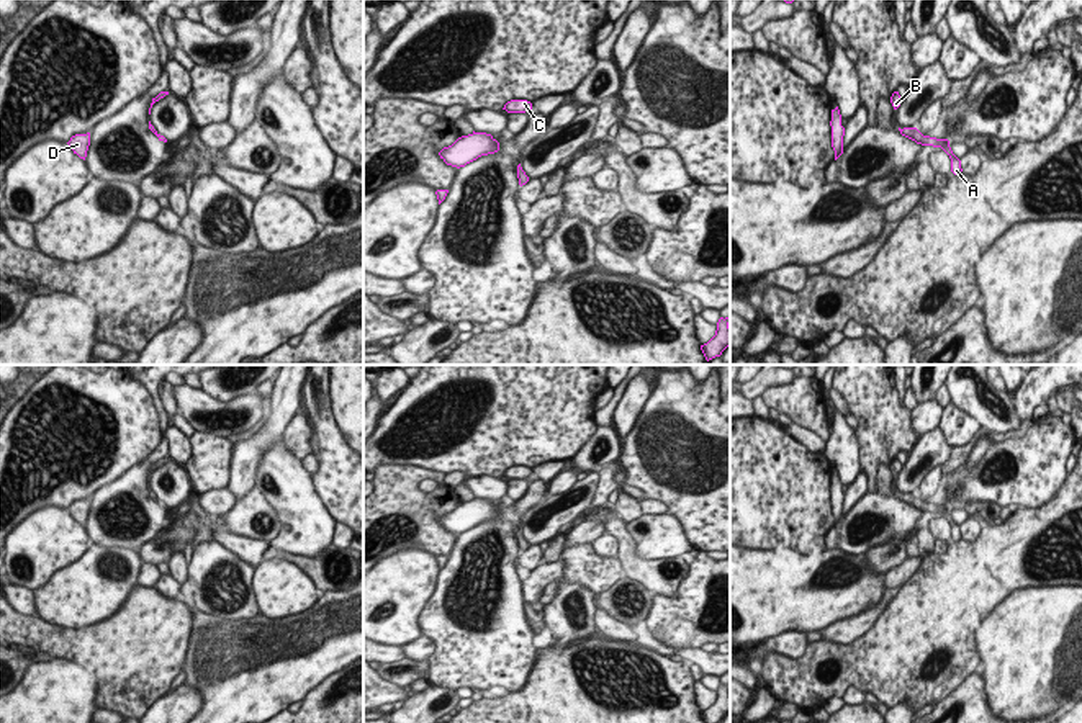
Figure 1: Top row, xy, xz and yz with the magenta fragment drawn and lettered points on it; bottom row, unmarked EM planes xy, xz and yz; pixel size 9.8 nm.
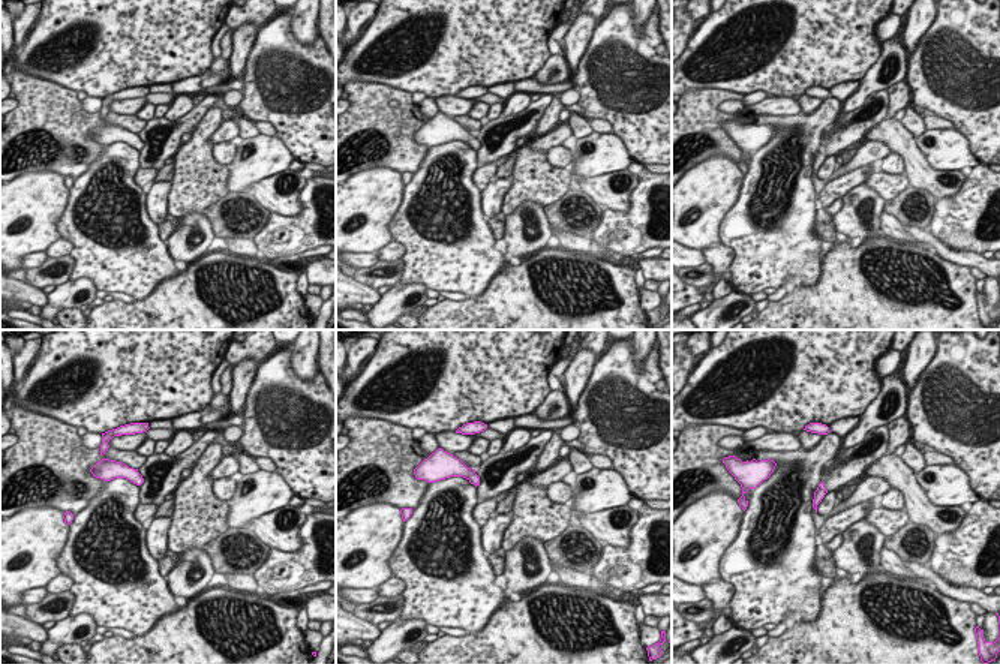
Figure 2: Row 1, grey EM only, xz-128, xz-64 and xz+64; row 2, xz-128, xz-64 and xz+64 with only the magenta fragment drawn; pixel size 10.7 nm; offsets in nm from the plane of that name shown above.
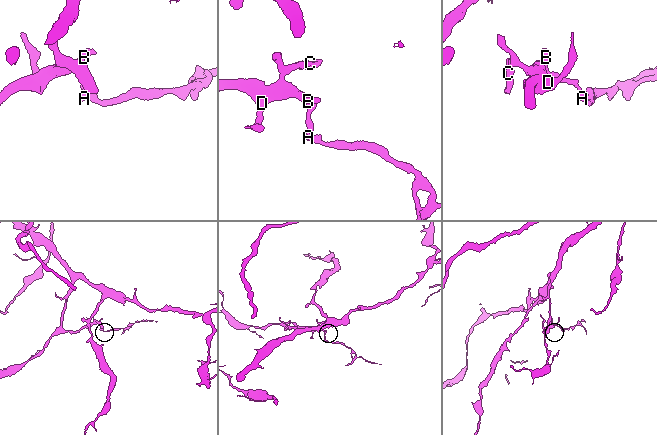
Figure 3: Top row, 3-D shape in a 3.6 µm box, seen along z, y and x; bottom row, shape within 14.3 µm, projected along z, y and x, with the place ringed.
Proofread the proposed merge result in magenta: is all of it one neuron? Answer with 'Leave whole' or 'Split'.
Leave whole

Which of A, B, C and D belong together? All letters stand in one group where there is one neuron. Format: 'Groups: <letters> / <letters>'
Groups: A B C D

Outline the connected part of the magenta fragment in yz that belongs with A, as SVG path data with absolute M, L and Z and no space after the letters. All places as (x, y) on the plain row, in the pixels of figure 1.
M899 494L899 497L902 502L915 507L917 510L941 514L951 525L951 538L954 541L959 541L963 538L961 527L953 520L948 505L936 505L936 504L923 502L917 494L904 494L904 496Z

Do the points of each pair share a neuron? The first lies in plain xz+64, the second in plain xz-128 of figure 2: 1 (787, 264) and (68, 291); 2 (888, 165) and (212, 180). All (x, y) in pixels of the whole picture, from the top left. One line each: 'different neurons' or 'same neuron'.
1: different neurons
2: different neurons

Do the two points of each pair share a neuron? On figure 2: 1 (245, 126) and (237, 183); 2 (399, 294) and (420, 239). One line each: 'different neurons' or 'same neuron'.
1: different neurons
2: different neurons

